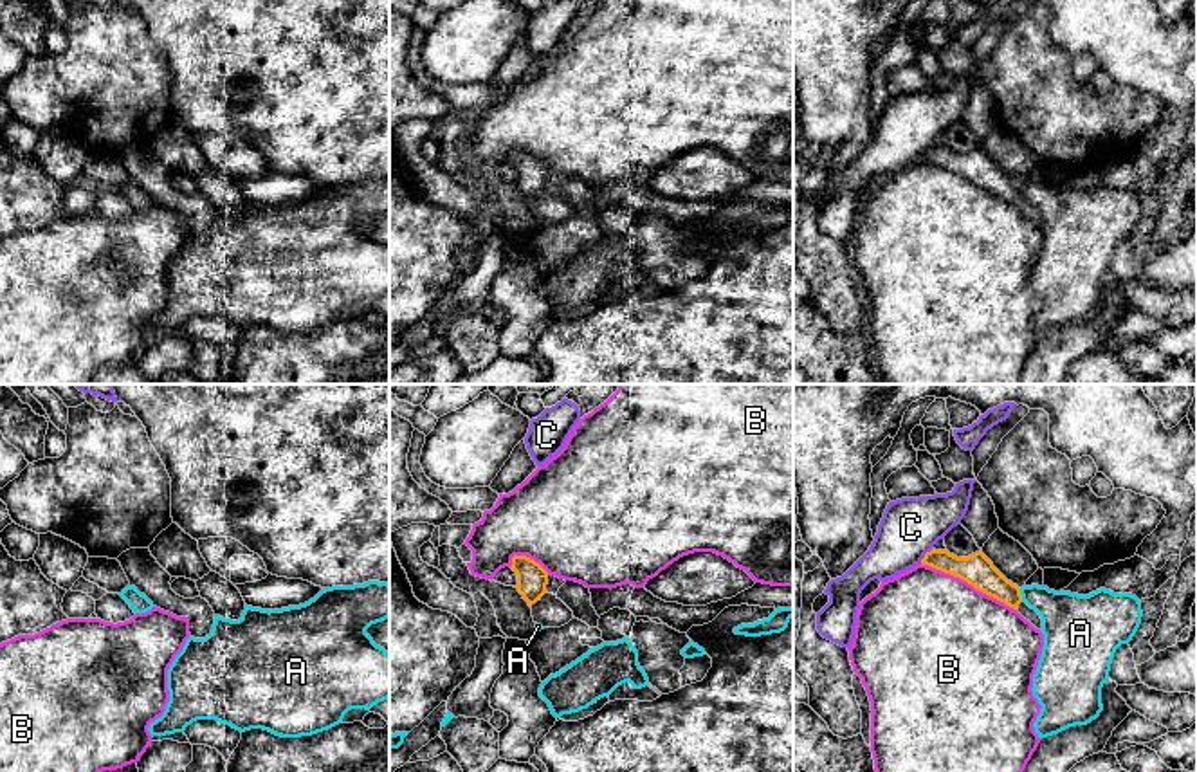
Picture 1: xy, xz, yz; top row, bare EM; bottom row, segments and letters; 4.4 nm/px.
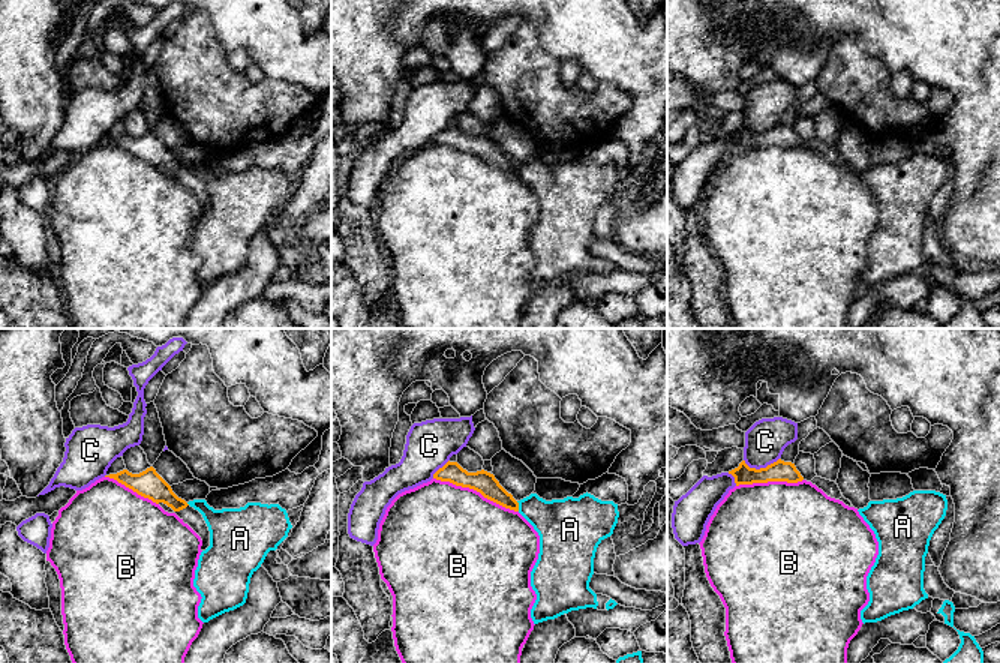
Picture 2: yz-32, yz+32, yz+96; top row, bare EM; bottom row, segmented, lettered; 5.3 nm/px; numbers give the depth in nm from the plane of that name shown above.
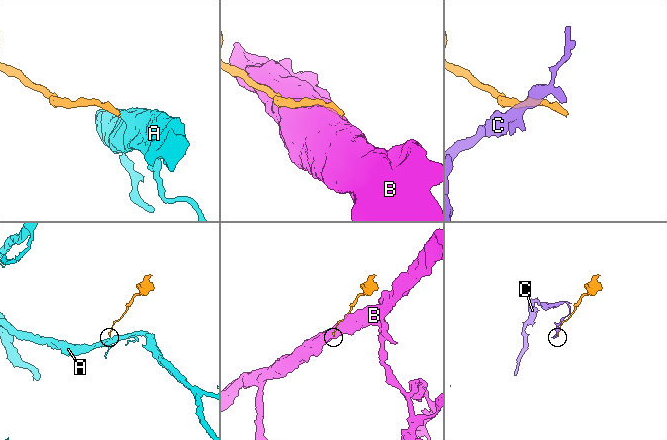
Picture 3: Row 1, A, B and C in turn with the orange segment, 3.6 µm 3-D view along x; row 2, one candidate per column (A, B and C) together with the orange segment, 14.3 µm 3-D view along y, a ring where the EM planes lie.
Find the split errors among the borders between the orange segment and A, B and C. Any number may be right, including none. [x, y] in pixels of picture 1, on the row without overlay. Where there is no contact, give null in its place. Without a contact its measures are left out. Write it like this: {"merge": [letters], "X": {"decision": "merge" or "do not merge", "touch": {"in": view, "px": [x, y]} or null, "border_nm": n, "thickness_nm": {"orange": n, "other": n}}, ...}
{"merge": [], "A": {"decision": "do not merge", "touch": {"in": "yz", "px": [1021, 192]}, "border_nm": 70, "thickness_nm": {"orange": 140, "other": 260}}, "B": {"decision": "do not merge", "touch": {"in": "yz", "px": [968, 179]}, "border_nm": 480, "thickness_nm": {"orange": 140, "other": 500}}, "C": {"decision": "do not merge", "touch": {"in": "yz", "px": [925, 150]}, "border_nm": 90, "thickness_nm": {"orange": 140, "other": 260}}}

